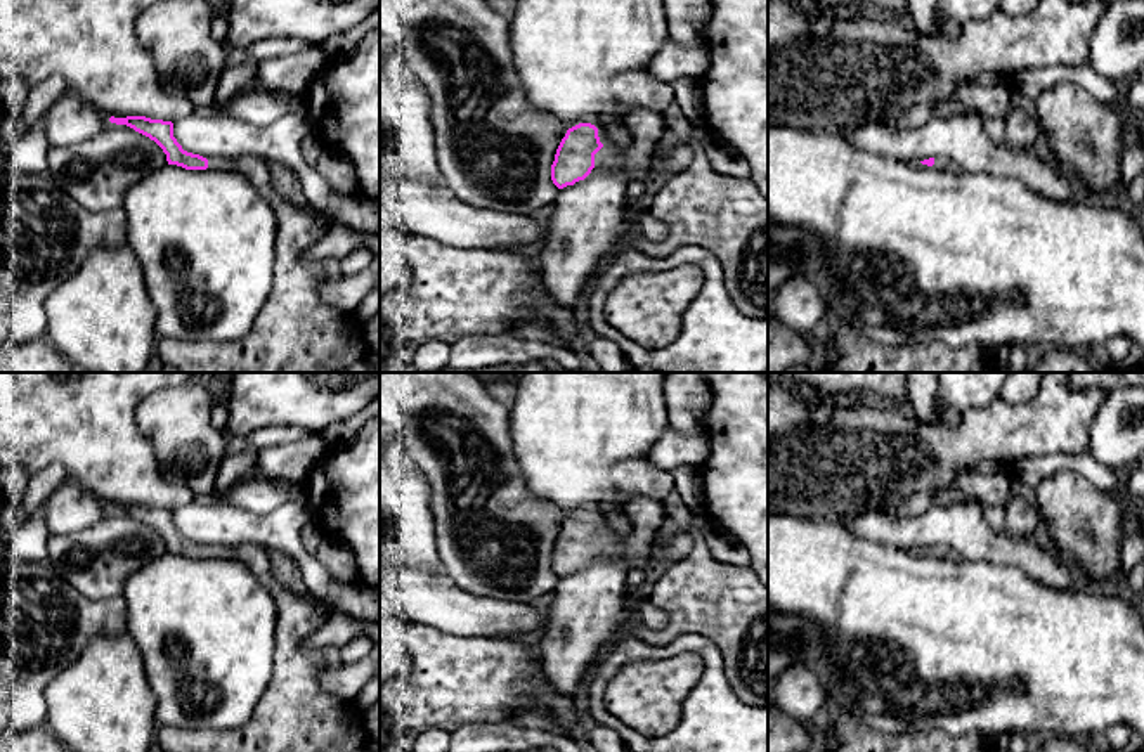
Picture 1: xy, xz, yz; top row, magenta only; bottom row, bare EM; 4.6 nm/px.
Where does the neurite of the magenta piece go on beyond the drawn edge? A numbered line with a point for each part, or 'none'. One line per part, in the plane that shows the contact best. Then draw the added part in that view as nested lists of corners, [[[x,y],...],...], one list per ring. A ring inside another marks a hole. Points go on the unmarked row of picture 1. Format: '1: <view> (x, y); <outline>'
1: xz (645, 513); [[[636,496],[627,501],[626,515],[631,520],[633,532],[626,539],[603,534],[595,542],[595,554],[624,560],[629,568],[645,570],[652,560],[652,548],[664,522],[664,501]]]

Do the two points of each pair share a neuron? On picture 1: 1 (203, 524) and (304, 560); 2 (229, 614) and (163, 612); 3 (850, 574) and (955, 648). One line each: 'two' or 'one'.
1: one
2: one
3: one

